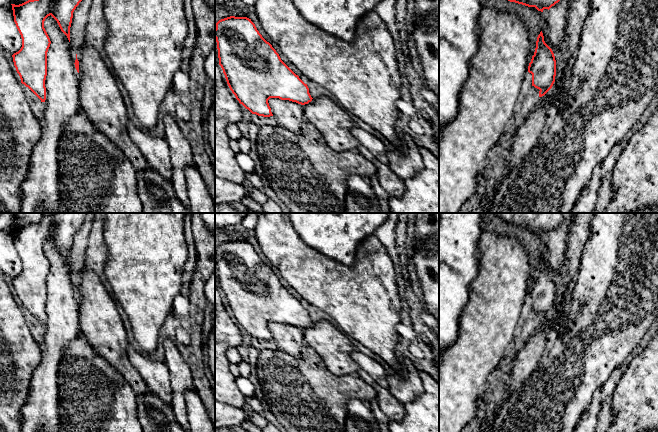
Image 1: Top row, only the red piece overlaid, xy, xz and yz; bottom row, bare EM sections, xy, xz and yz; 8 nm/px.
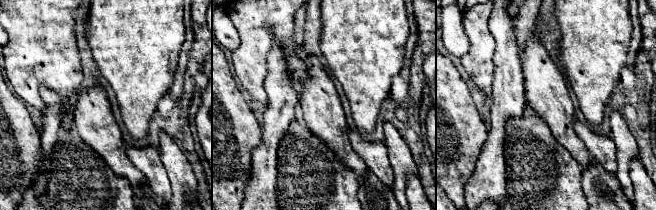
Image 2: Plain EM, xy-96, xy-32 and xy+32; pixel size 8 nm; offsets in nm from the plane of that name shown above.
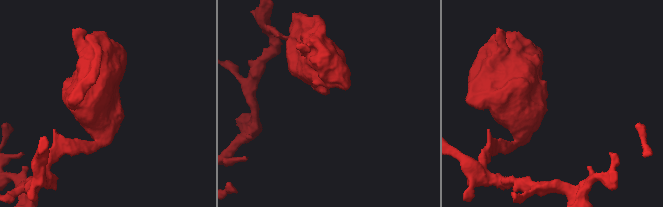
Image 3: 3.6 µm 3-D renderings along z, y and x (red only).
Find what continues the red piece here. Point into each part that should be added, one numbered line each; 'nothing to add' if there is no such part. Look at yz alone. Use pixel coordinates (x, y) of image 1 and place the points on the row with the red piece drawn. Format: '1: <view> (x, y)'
nothing to add

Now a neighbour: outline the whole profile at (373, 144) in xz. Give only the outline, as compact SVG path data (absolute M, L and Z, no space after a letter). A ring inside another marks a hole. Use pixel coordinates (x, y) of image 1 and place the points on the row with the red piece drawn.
M357 126L351 129L351 133L376 159L388 164L386 146L377 137Z

